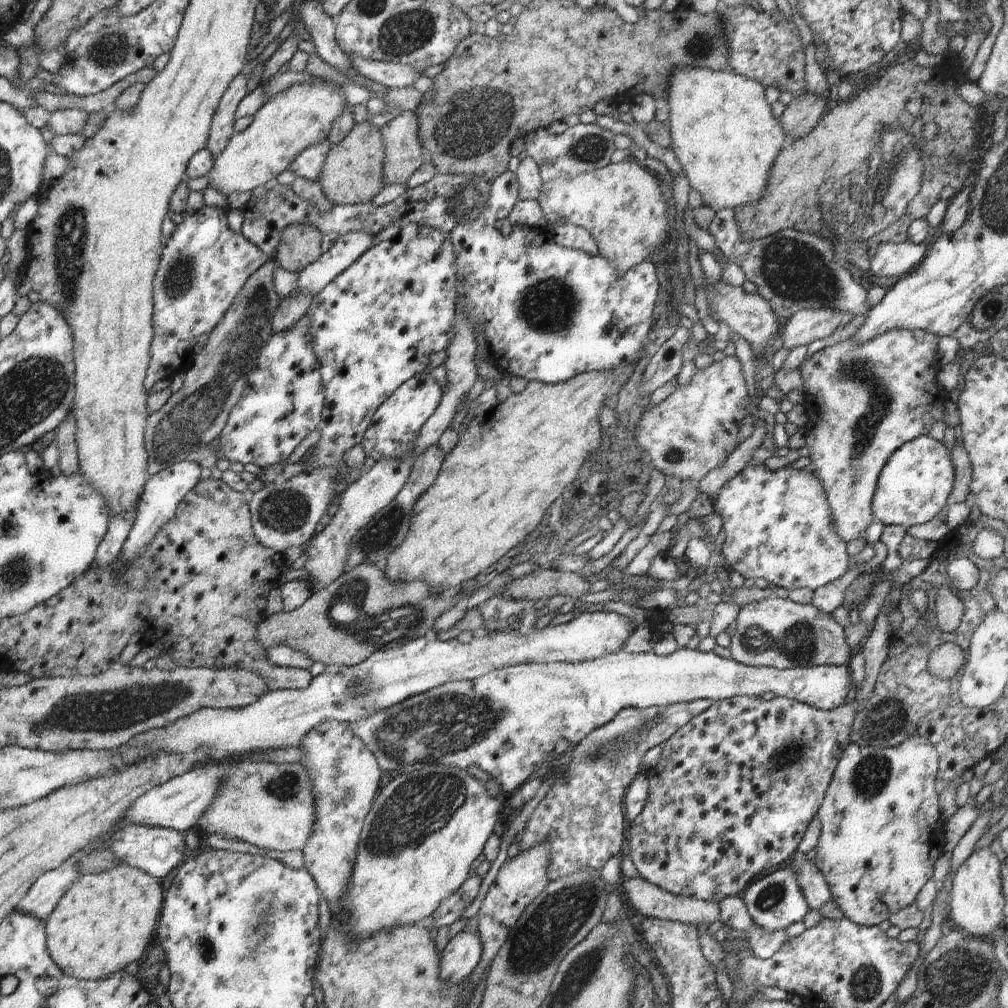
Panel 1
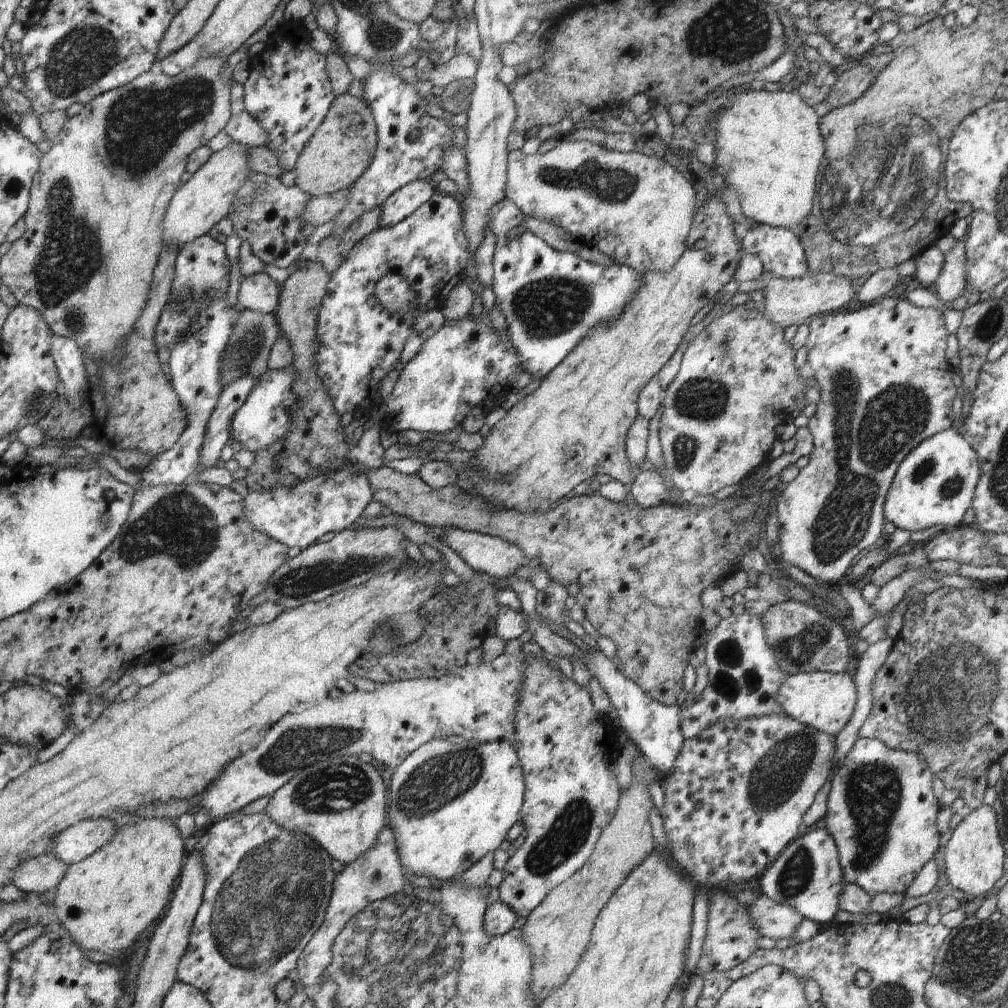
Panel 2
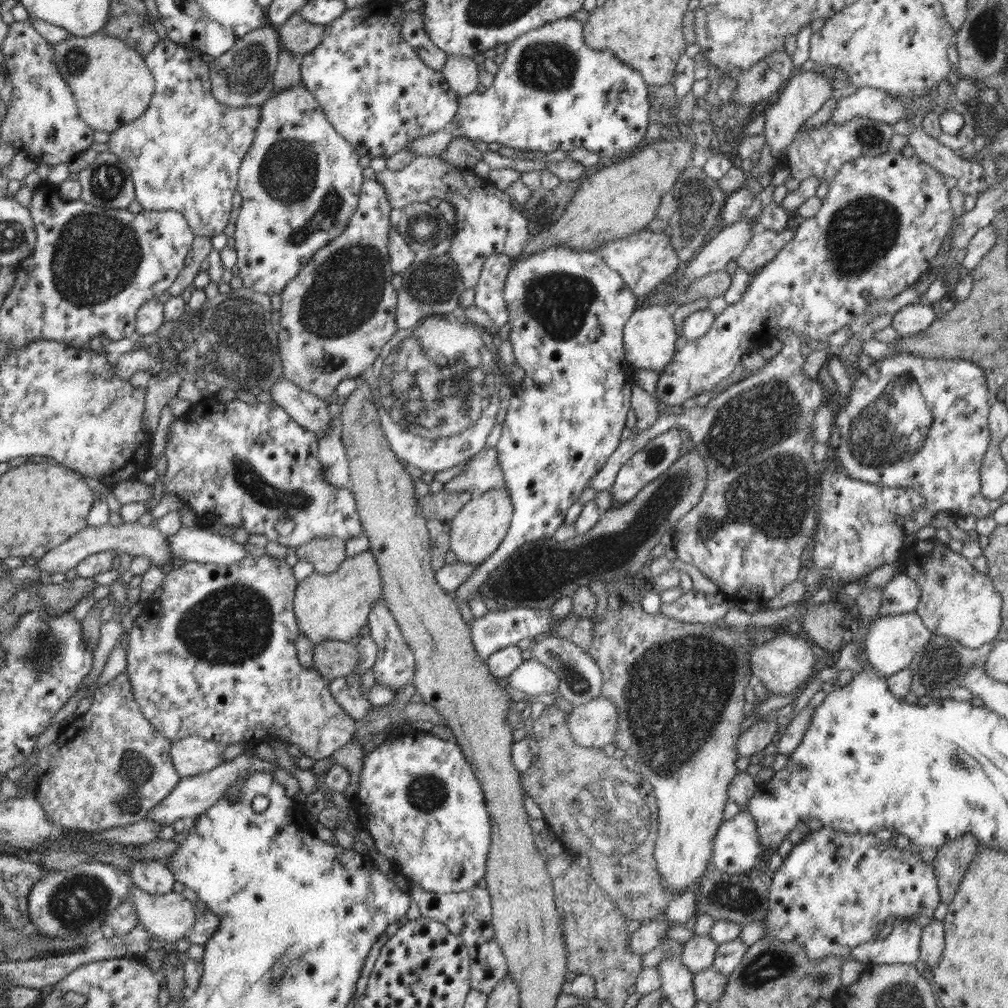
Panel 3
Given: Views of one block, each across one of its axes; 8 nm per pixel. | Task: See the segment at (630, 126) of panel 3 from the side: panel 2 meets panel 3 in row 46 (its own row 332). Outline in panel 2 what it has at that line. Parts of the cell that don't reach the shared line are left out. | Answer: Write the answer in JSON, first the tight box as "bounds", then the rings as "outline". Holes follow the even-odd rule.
{"bounds":[487,198,643,380],"outline":[[[506,198],[490,209],[487,226],[497,240],[491,286],[495,304],[506,319],[508,338],[515,346],[521,368],[531,374],[533,380],[542,380],[578,346],[592,327],[608,325],[619,318],[643,286],[643,274],[626,265],[603,267],[580,258],[578,253],[557,251],[535,233],[523,229],[524,222],[525,214]],[[521,228],[524,232],[516,236],[514,231]]]}

